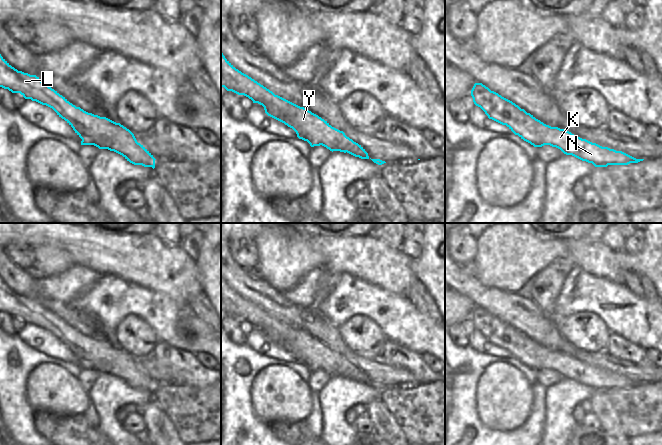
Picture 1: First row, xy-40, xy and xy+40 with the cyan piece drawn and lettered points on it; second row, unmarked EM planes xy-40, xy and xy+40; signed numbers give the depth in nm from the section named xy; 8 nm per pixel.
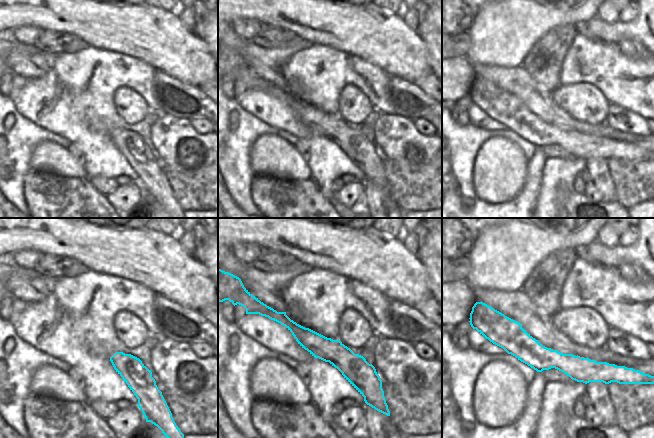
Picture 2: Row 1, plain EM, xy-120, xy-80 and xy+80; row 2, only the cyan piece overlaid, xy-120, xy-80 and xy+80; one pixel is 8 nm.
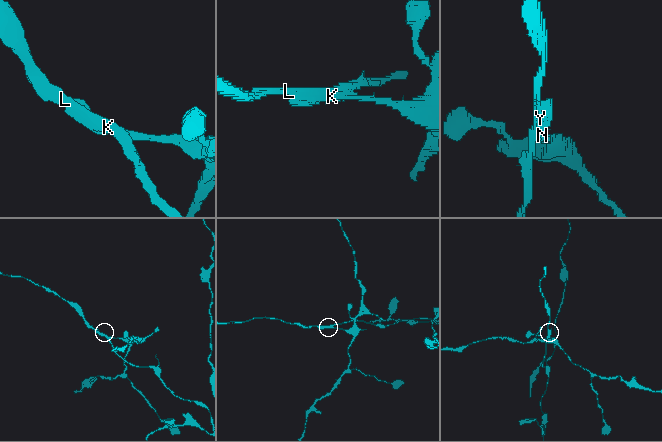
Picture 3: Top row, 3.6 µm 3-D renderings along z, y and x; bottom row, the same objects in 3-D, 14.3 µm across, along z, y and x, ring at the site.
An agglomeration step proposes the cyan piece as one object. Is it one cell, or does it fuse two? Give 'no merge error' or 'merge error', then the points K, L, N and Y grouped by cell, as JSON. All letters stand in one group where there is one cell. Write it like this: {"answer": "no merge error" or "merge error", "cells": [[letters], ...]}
{"answer": "merge error", "cells": [["K", "N"], ["L", "Y"]]}

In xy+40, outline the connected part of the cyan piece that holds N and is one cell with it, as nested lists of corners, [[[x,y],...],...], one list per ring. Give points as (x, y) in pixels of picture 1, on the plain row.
[[[494,333],[488,342],[506,349],[515,359],[534,371],[550,369],[566,379],[592,387],[595,391],[628,389],[644,384],[636,383],[622,375],[602,371],[564,353],[546,349],[530,337],[508,341],[500,333]]]

